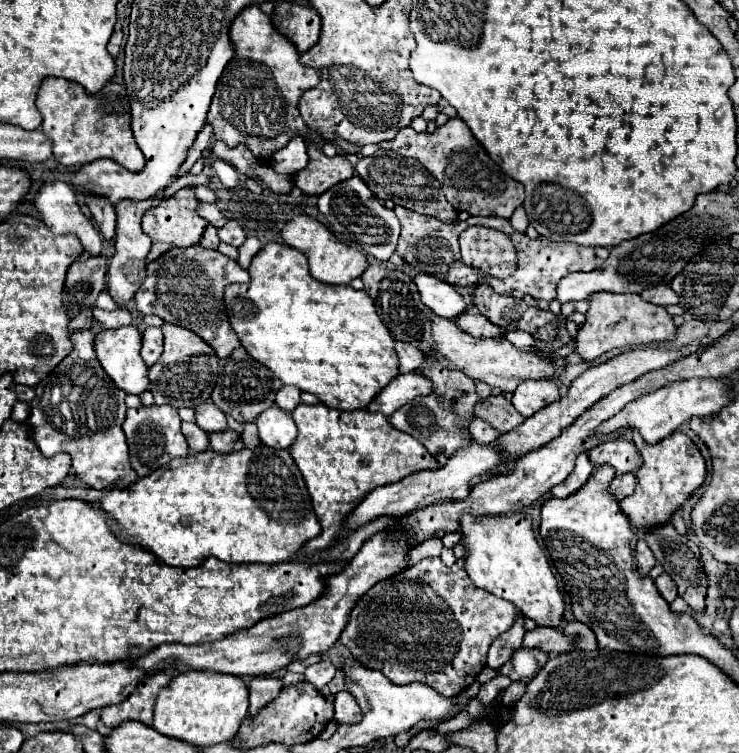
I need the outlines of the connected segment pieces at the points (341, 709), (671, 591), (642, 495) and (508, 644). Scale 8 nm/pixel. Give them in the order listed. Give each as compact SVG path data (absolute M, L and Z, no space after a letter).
M349 692L335 694L335 720L341 724L357 724L361 722L361 708L357 700Z
M663 572L659 578L655 578L655 586L657 586L657 590L661 592L661 596L663 596L665 600L673 602L673 600L677 598L677 586L675 586L675 582L671 580L669 574Z
M635 430L631 440L639 450L643 466L639 466L635 470L635 478L637 478L635 492L631 496L625 496L623 500L619 500L619 506L631 518L631 524L641 530L641 528L669 522L669 516L681 508L681 504L689 498L689 494L695 488L699 488L703 484L707 468L705 468L705 460L701 456L699 448L695 446L695 442L679 430L655 444L647 444L641 438L641 434Z
M519 614L515 618L515 624L511 630L507 630L503 636L499 636L495 640L495 644L491 644L489 648L489 658L487 658L487 664L491 668L497 668L501 666L503 662L511 660L511 656L521 648L521 642L523 642L523 636L525 636L525 626L523 626L523 616Z

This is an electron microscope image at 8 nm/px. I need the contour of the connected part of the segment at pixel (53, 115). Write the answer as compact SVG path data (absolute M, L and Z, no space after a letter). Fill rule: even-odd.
M45 78L37 92L37 108L43 116L43 124L41 124L43 134L53 142L53 156L59 164L77 166L77 164L89 164L99 158L109 158L131 172L139 172L143 168L145 158L131 136L131 114L129 114L131 110L123 86L115 82L107 82L97 94L89 94L81 85L65 78Z

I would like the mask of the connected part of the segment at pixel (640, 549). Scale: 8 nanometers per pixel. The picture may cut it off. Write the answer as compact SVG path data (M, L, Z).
M643 538L637 540L637 546L635 546L635 558L637 558L637 568L643 576L649 574L649 570L655 566L655 556L653 552L649 550L649 546L645 544Z

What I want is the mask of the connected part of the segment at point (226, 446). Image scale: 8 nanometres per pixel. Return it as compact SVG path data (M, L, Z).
M229 428L229 430L223 430L223 432L213 432L209 438L211 438L211 448L215 452L231 452L239 434Z

